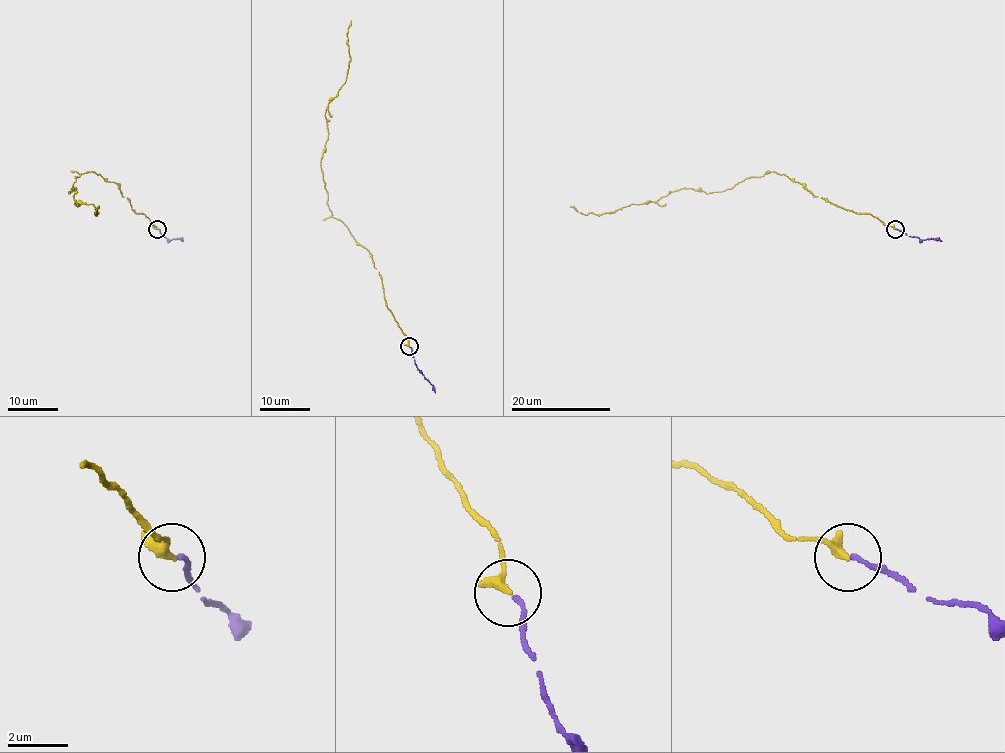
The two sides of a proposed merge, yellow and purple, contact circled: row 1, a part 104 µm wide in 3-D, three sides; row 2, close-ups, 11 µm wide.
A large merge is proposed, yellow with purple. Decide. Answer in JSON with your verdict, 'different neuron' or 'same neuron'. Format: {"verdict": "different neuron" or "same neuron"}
{"verdict": "same neuron"}

